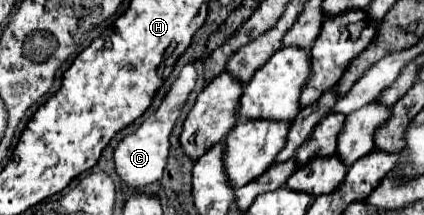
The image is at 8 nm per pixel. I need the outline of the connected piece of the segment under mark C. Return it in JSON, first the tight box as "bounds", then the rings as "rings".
{"bounds":[113,64,197,188],"rings":[[[187,64],[183,66],[179,78],[171,84],[171,88],[167,90],[167,94],[163,96],[159,108],[129,136],[125,136],[119,146],[113,152],[113,162],[115,162],[115,172],[121,178],[121,182],[125,182],[129,188],[141,188],[147,184],[153,184],[161,178],[163,168],[167,164],[167,154],[169,154],[169,134],[173,130],[173,124],[179,116],[181,106],[185,104],[189,92],[195,88],[197,82],[197,70]]]}

